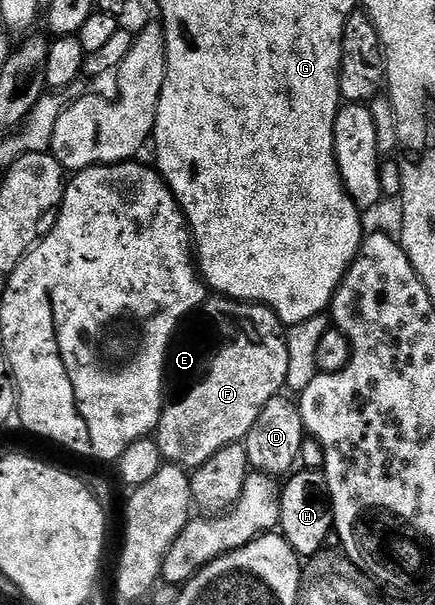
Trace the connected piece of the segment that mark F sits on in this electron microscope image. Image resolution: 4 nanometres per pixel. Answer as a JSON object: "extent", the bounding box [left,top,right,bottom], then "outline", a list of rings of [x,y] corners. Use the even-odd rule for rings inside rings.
{"extent":[154,297,288,469],"outline":[[[227,297],[219,302],[223,323],[234,341],[232,350],[221,354],[211,374],[167,408],[154,432],[163,458],[185,469],[201,467],[219,451],[245,440],[263,407],[281,394],[288,382],[288,336],[275,311],[259,303],[241,303]]]}

